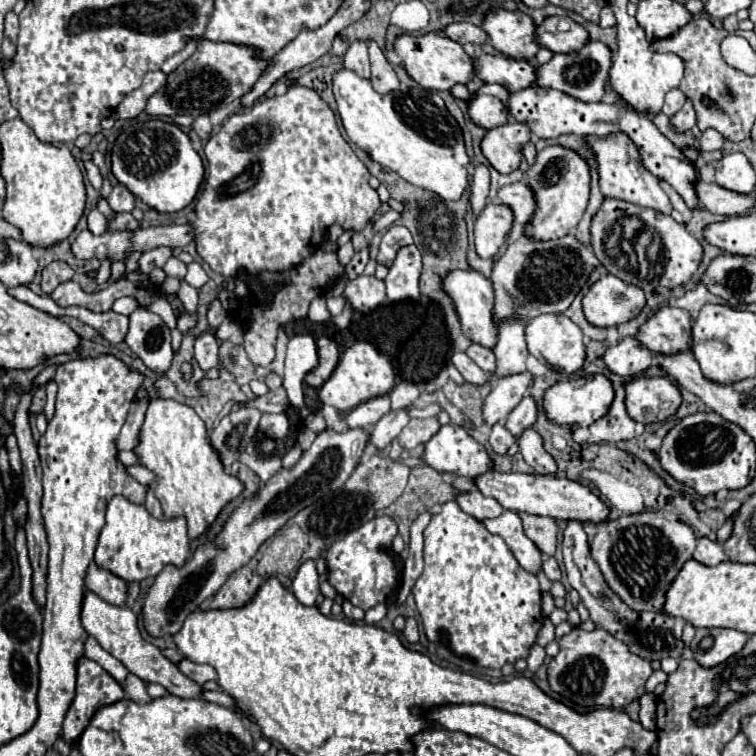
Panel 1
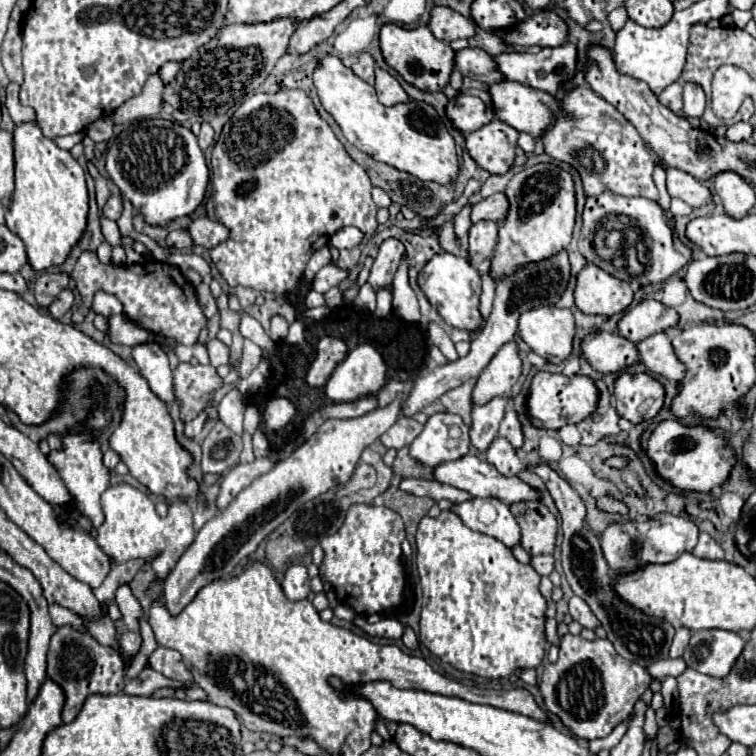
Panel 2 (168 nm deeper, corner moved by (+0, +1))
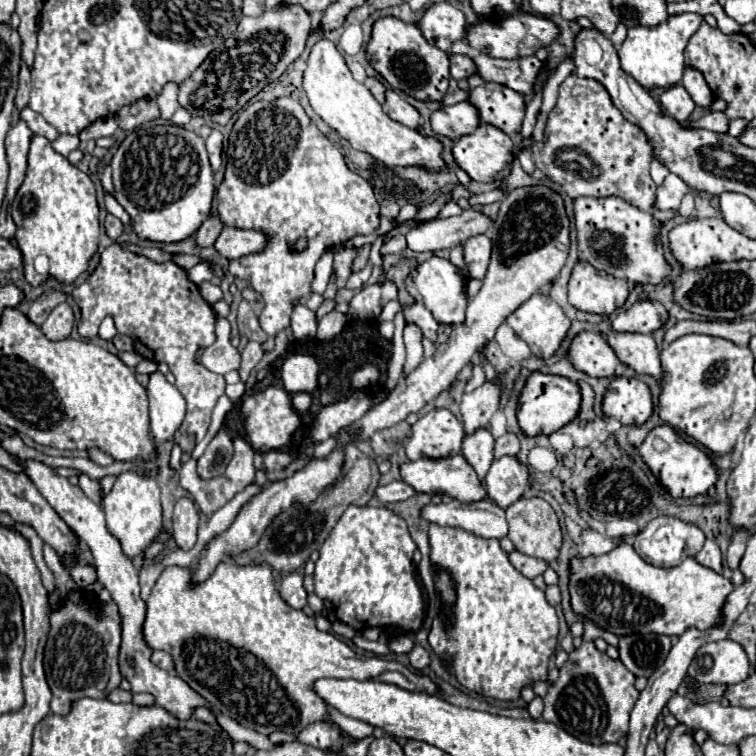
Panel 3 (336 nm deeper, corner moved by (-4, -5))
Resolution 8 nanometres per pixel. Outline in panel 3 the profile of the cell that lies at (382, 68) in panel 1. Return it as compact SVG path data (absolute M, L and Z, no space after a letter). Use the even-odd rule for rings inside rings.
M392 88L386 90L384 112L386 112L392 120L396 120L396 122L400 122L400 124L404 124L404 126L408 126L408 128L420 128L420 114L418 114L418 110L416 110L414 106L410 106L410 104L408 104L396 90L392 90Z

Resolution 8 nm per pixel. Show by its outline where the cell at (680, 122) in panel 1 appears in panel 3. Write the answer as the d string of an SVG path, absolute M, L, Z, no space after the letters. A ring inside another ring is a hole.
M686 68L684 78L682 78L682 86L686 88L686 92L690 94L690 98L694 100L694 104L702 110L710 110L712 106L712 92L704 80L704 76L700 72L696 72L694 68Z

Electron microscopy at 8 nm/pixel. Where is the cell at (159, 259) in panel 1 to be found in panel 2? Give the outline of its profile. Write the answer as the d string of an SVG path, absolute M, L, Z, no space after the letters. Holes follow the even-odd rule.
M182 228L182 230L172 230L172 232L168 234L168 238L166 238L166 246L172 246L172 244L174 244L174 248L178 248L178 250L184 250L184 248L194 246L192 236L188 234L186 228Z

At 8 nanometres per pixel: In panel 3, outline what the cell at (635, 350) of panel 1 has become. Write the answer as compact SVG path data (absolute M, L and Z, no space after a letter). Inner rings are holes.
M580 332L570 344L568 358L576 370L594 378L612 378L620 364L606 338L596 332Z

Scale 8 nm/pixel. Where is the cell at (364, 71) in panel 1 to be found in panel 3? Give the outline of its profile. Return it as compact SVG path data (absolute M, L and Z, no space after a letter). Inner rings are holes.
M368 76L364 84L366 84L366 88L372 92L372 96L374 96L374 98L376 98L376 100L382 104L382 102L384 102L384 92L386 92L384 84L382 84L382 82L380 82L376 76Z

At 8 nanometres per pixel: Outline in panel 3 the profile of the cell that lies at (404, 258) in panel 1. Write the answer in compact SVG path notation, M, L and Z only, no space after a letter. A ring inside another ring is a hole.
M406 322L404 328L404 344L406 344L406 366L404 366L404 374L412 372L420 362L422 362L422 330L414 324L414 322Z

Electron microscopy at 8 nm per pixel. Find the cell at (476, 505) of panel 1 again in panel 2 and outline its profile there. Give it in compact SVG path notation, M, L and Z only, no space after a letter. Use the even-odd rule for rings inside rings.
M404 478L400 482L400 490L402 492L408 492L408 494L414 494L414 496L428 496L432 500L450 500L450 502L464 502L464 500L470 500L472 496L464 490L458 490L458 488L452 488L452 486L446 486L446 484L440 484L436 480L422 480L422 478Z

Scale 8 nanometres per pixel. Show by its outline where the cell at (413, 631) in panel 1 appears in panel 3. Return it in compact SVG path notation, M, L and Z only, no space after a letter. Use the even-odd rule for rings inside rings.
M416 644L416 646L412 648L412 652L408 654L408 658L410 658L410 664L412 664L414 668L418 668L418 670L422 670L422 668L426 668L426 666L430 664L430 656L428 656L428 652L426 652L420 644Z

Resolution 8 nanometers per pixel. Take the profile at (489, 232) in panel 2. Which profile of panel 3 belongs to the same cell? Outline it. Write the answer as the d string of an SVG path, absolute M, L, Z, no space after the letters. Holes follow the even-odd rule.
M484 234L468 238L464 242L464 260L466 260L466 266L468 266L468 274L472 278L484 276L484 272L488 270L490 252L492 252L492 242Z

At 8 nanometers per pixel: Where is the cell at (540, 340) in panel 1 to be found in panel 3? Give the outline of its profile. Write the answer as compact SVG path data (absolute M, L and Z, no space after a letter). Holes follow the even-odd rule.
M542 292L532 294L516 312L512 312L512 316L508 316L508 326L530 346L532 354L538 358L552 358L560 344L564 342L568 330L570 330L570 320L566 318L566 314L562 312L562 308L548 296Z

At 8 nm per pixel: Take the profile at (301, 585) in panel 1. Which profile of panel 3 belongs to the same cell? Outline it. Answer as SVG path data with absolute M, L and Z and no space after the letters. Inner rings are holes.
M292 572L286 578L282 578L280 596L296 610L304 608L308 602L306 602L306 590L304 590L304 584L302 584L302 576Z

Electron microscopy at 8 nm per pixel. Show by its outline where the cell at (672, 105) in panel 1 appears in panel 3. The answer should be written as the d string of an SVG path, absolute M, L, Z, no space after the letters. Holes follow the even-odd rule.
M680 84L664 90L664 94L660 94L658 100L660 100L662 110L678 122L686 122L688 116L692 114L692 110L696 108L692 98L688 96L688 92Z

